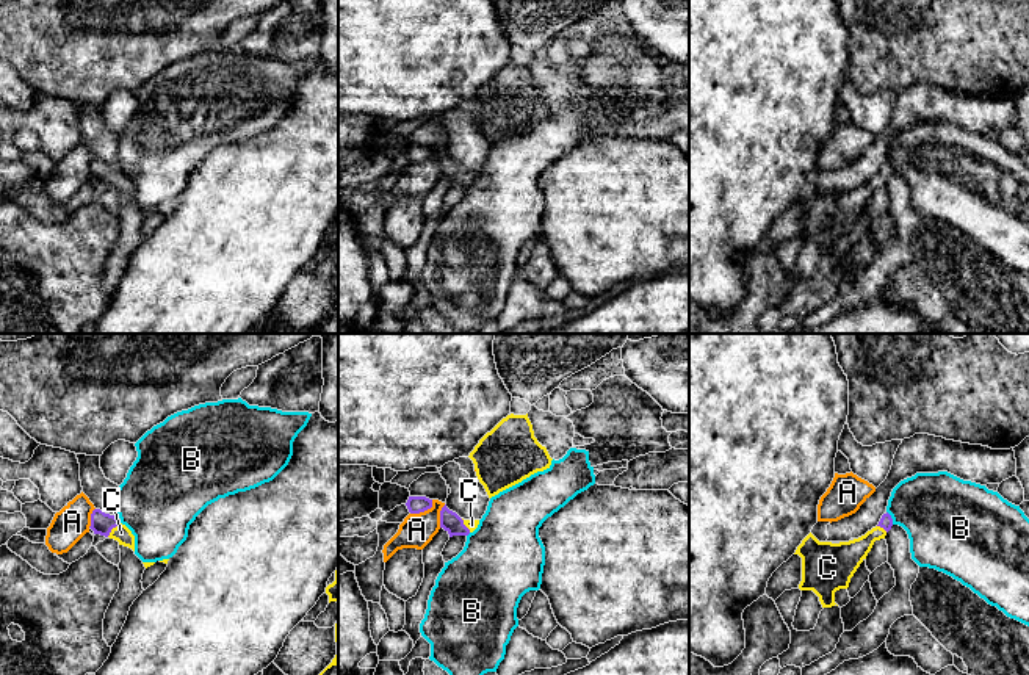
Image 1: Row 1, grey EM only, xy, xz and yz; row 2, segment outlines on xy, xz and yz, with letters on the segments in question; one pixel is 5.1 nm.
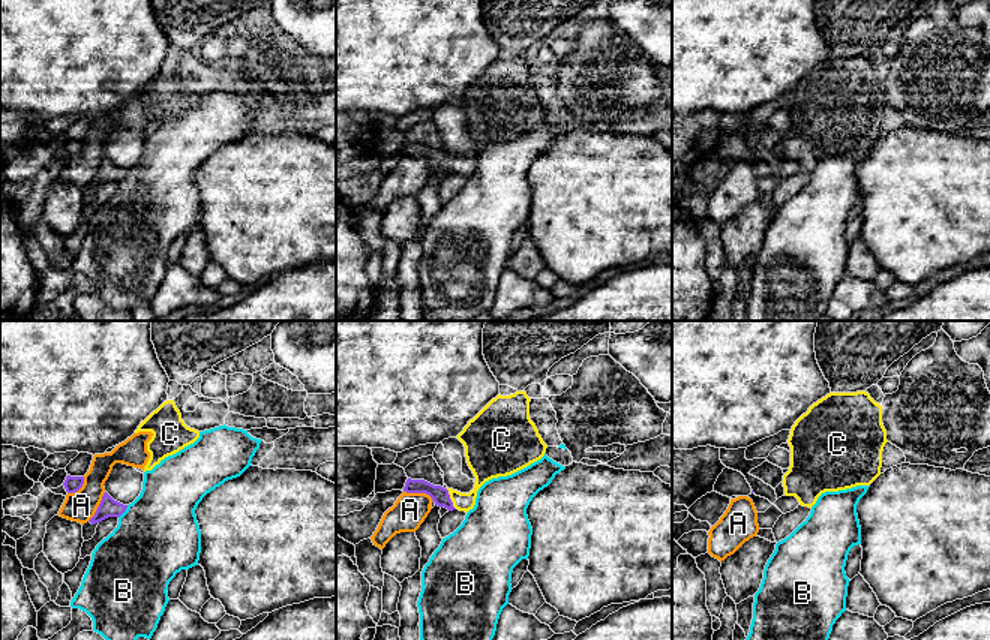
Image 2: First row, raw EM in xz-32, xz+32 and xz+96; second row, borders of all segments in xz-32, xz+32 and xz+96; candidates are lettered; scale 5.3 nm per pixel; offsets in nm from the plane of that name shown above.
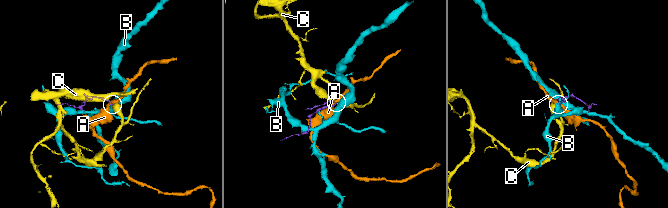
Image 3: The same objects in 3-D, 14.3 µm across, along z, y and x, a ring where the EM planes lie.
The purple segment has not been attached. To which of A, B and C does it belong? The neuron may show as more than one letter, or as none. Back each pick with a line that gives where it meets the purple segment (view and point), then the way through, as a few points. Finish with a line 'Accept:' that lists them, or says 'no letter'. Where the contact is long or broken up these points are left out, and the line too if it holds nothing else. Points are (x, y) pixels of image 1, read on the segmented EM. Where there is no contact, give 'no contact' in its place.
C: xy (111, 528) | across xy (102, 523), (111, 528), (121, 533)
Accept: C

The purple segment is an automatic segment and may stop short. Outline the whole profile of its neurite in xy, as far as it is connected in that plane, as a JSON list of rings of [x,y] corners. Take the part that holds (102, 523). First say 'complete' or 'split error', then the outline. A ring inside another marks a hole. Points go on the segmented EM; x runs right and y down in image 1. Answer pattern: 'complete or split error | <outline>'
split error | [[[94,509],[91,514],[91,526],[94,534],[100,534],[119,542],[119,545],[128,547],[135,551],[135,536],[121,523],[114,515],[105,514],[100,509]]]

